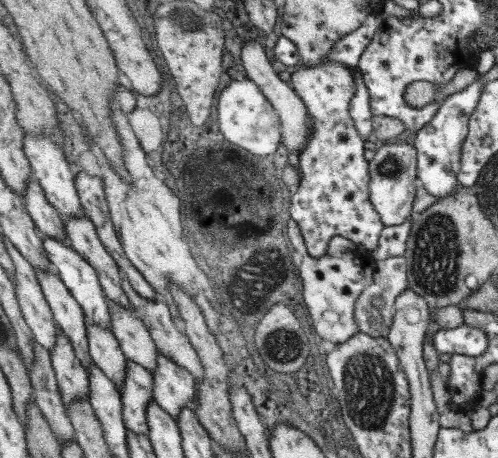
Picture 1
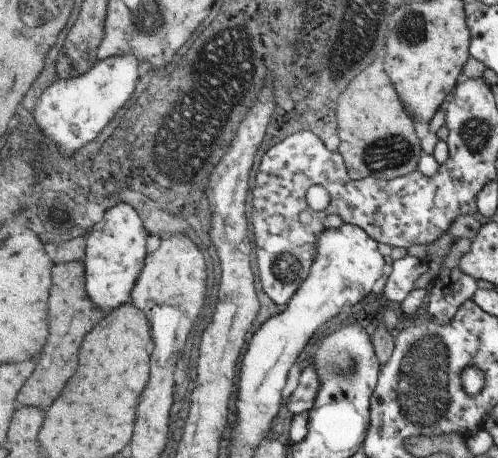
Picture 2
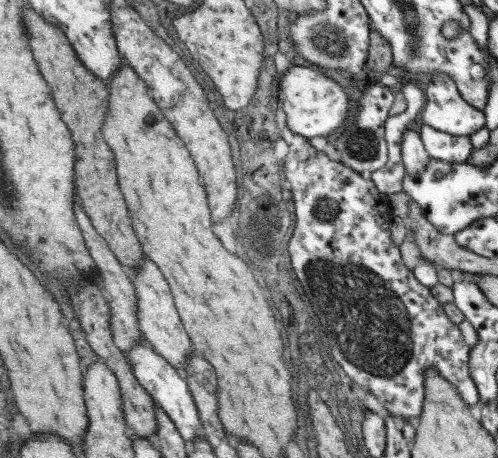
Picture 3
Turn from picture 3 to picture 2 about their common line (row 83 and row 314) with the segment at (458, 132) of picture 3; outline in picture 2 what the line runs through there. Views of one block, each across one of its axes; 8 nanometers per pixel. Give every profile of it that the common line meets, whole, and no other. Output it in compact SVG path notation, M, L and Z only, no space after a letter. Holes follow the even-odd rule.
M459 238L453 248L449 248L449 254L443 258L443 266L437 268L437 278L431 286L427 286L427 304L425 310L431 316L435 324L449 324L453 316L457 314L459 306L473 298L475 294L475 278L467 276L457 268L457 262L461 256L469 252L471 240Z

